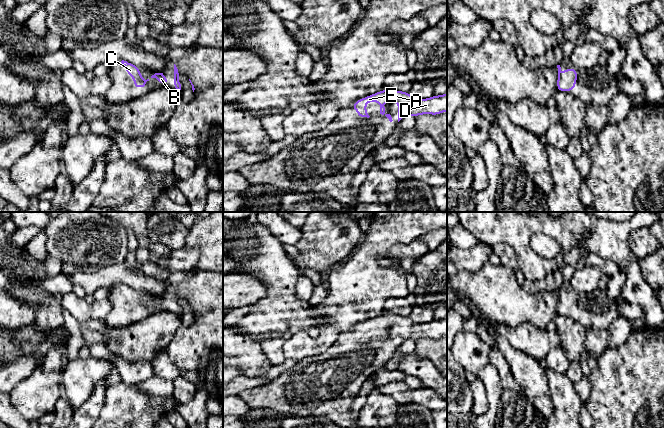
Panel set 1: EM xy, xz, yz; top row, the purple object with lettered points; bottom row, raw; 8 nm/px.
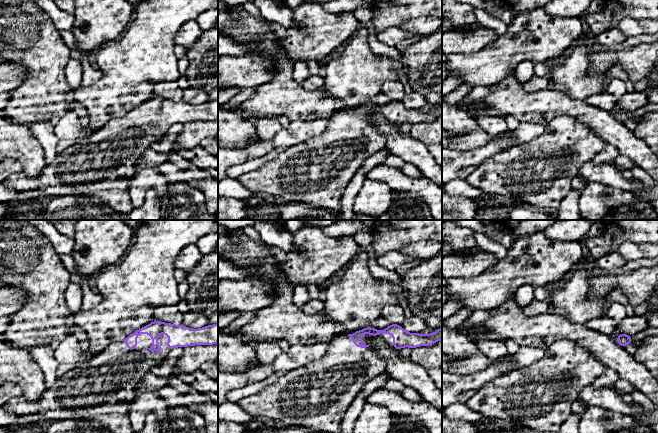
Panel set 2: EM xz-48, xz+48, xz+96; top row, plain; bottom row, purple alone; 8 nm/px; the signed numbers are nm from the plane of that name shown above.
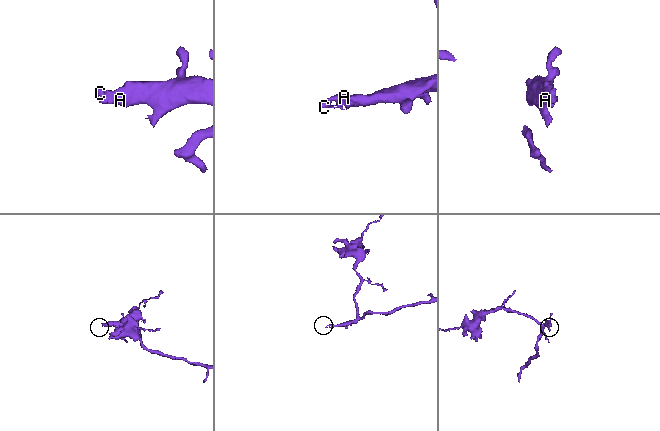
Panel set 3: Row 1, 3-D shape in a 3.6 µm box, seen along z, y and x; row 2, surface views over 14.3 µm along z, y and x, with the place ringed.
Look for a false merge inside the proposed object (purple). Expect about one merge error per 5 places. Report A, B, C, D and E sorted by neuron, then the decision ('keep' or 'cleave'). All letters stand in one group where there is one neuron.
A B C D E | keep

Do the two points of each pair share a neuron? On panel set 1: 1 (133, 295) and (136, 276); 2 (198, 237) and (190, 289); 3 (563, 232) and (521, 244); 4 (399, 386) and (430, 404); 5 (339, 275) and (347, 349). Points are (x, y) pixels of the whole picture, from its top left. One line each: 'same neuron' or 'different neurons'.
1: different neurons
2: different neurons
3: same neuron
4: same neuron
5: different neurons

